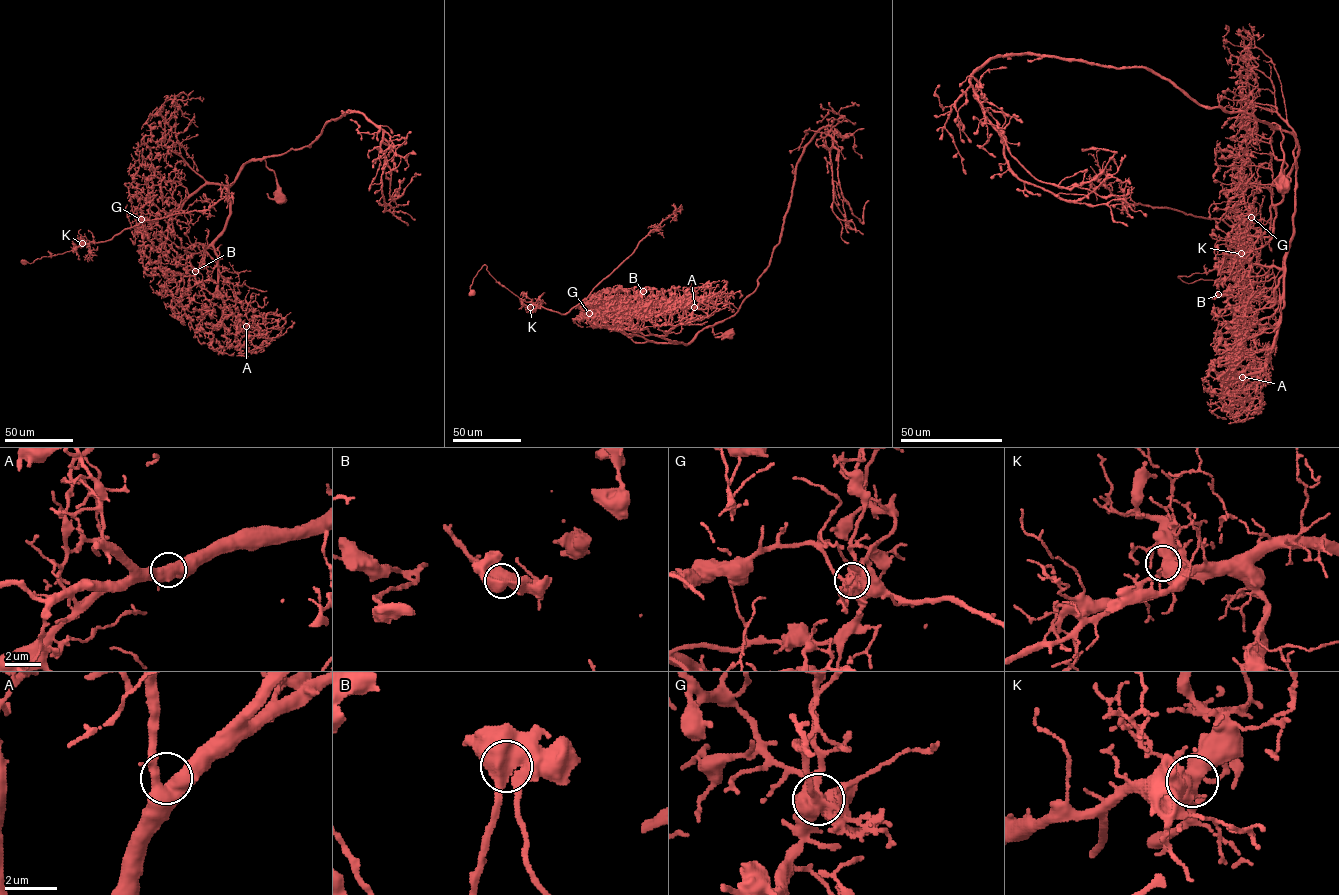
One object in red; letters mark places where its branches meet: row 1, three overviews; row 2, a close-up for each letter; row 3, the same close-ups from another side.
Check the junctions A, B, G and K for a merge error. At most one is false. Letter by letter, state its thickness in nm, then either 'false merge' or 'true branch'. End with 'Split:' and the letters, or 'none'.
A: 480 nm | true branch
B: 550 nm | true branch
G: 550 nm | false merge
K: 550 nm | true branch
Split: G

